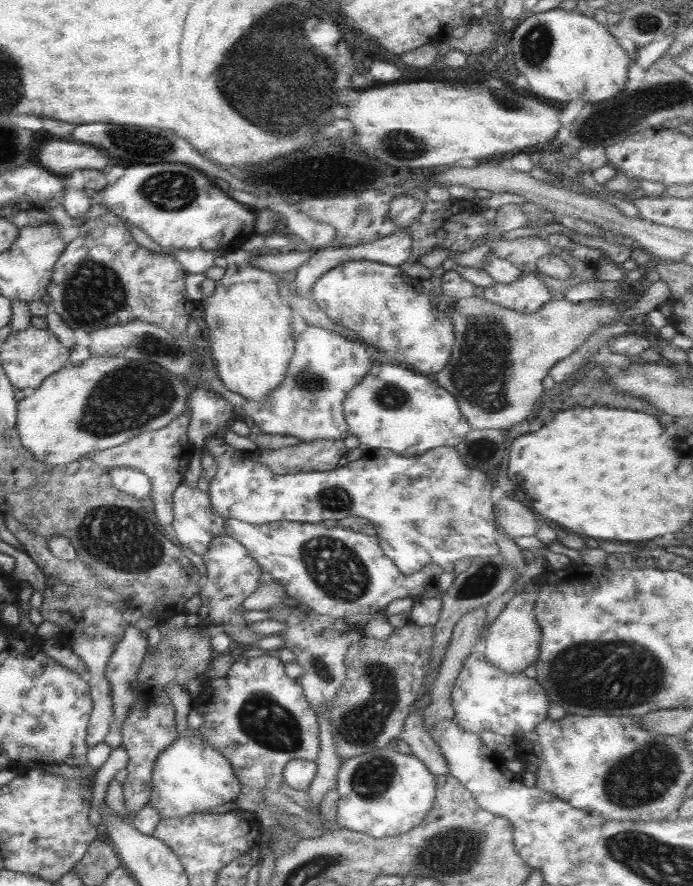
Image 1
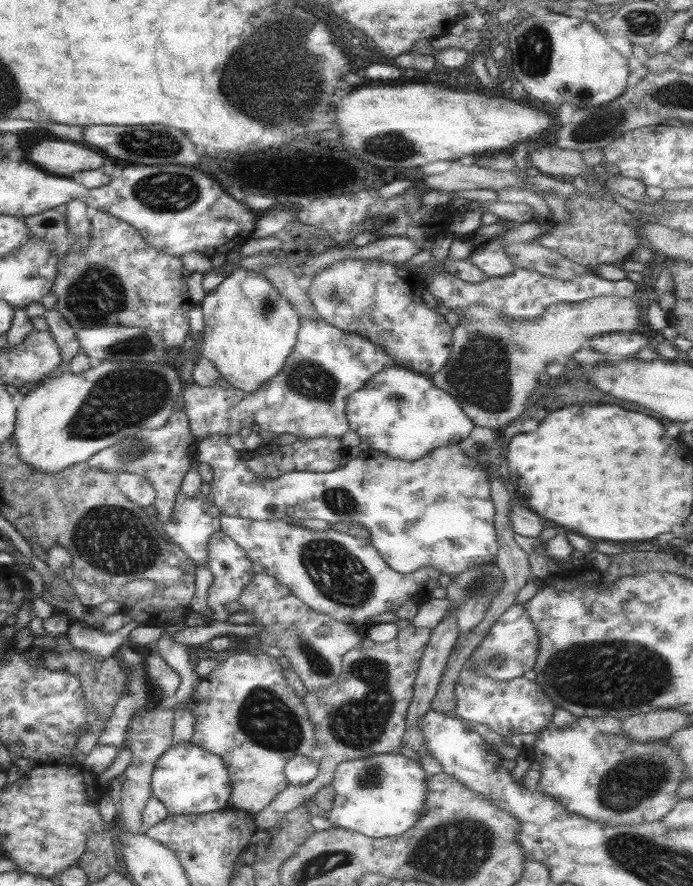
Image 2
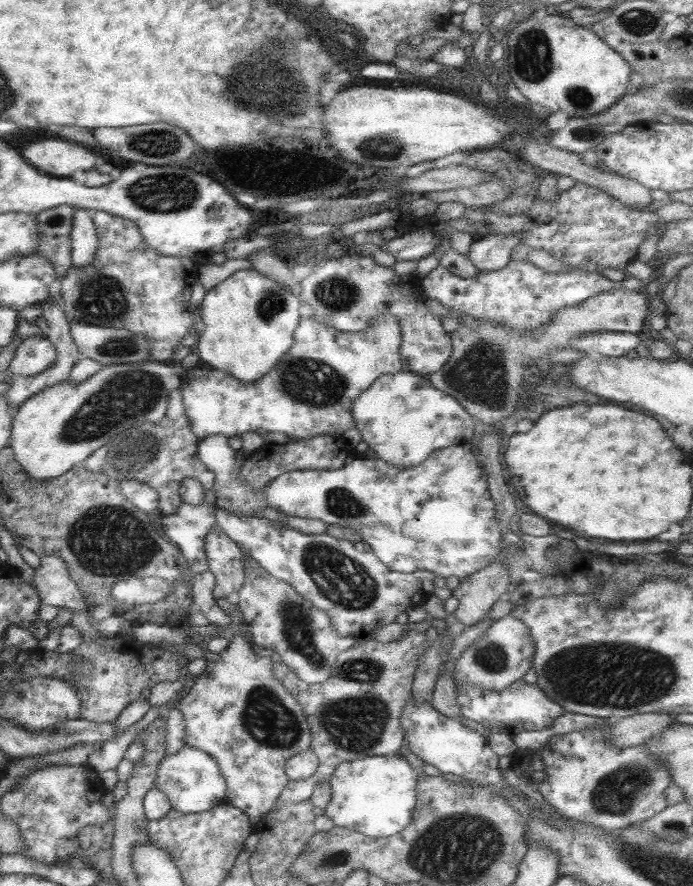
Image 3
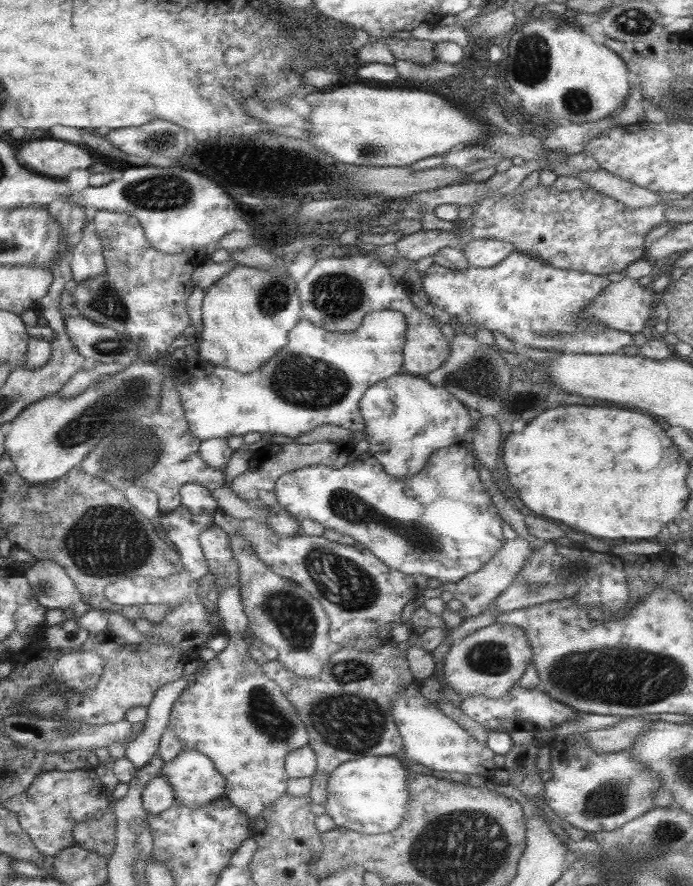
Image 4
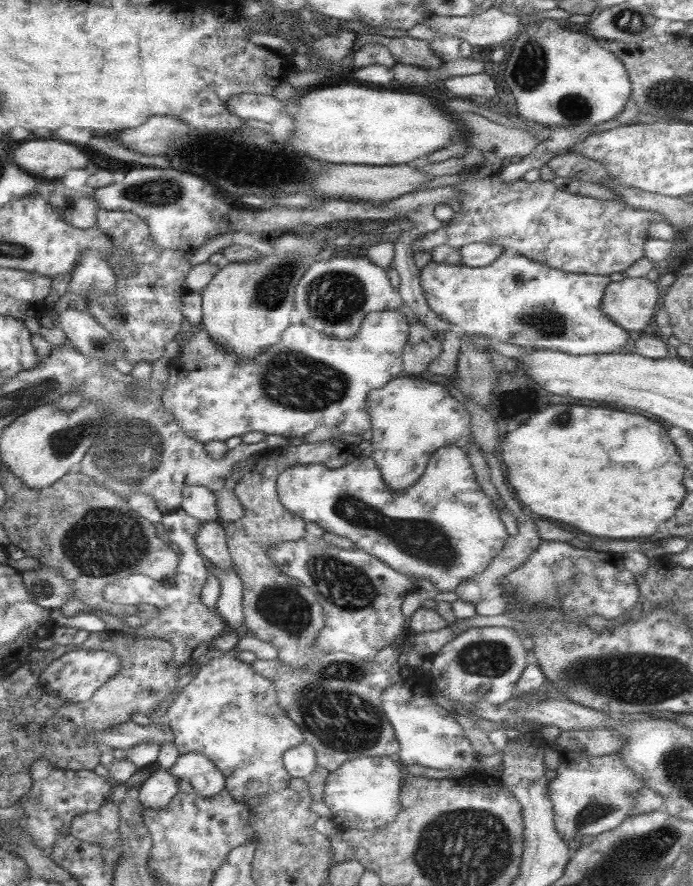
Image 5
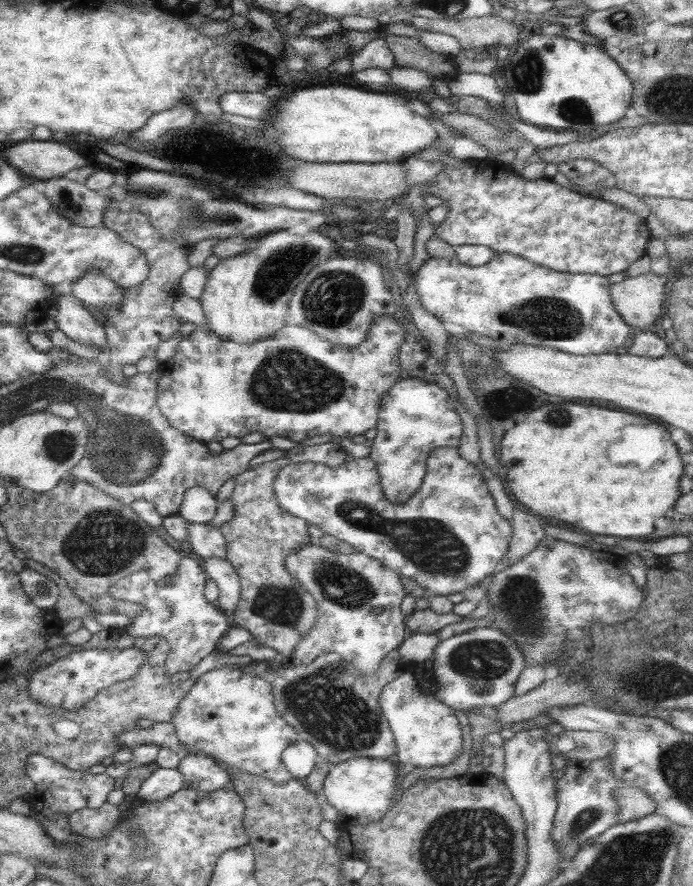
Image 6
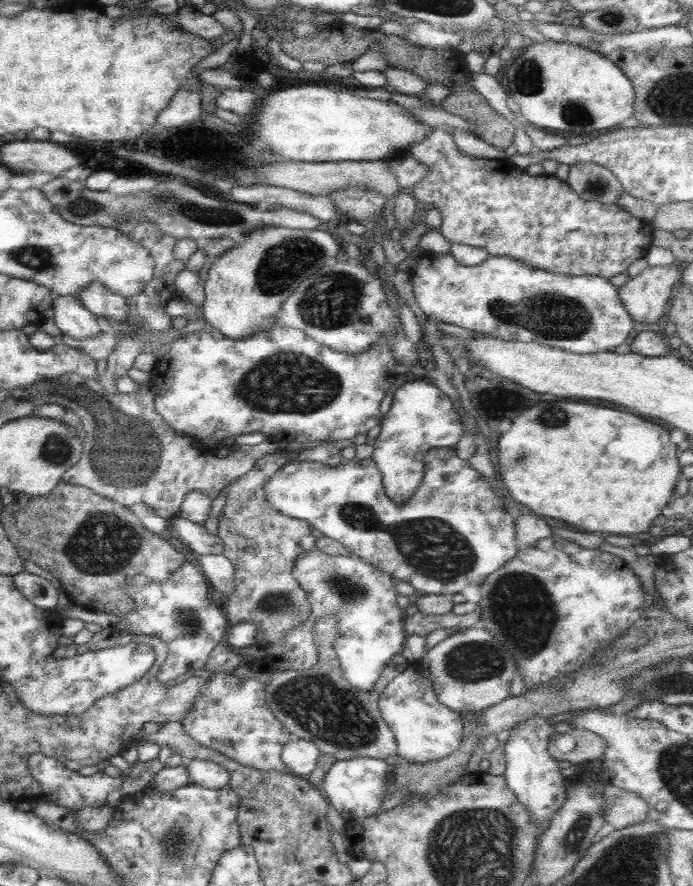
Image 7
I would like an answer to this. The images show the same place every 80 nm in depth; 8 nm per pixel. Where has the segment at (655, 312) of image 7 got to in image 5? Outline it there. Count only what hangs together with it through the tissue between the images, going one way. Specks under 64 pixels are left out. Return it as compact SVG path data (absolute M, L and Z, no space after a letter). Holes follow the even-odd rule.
M623 276L620 281L609 281L600 300L602 313L626 331L648 332L659 298L657 287L657 281L646 277Z

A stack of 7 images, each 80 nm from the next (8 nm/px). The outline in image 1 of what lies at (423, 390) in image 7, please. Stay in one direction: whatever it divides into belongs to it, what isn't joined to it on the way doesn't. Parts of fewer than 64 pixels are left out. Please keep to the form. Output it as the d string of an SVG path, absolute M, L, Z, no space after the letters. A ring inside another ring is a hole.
M373 364L369 373L345 396L342 413L347 433L367 446L369 452L385 449L403 458L416 457L439 447L455 447L470 430L457 407L457 400L449 392L441 389L430 376L421 375L405 366Z

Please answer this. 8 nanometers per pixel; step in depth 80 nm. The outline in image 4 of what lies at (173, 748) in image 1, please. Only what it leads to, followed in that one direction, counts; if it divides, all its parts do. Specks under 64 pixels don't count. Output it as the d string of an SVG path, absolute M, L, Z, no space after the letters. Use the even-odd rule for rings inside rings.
M182 750L173 760L163 763L160 774L173 789L174 800L185 806L203 806L224 794L224 778L215 770L204 754L195 750Z

